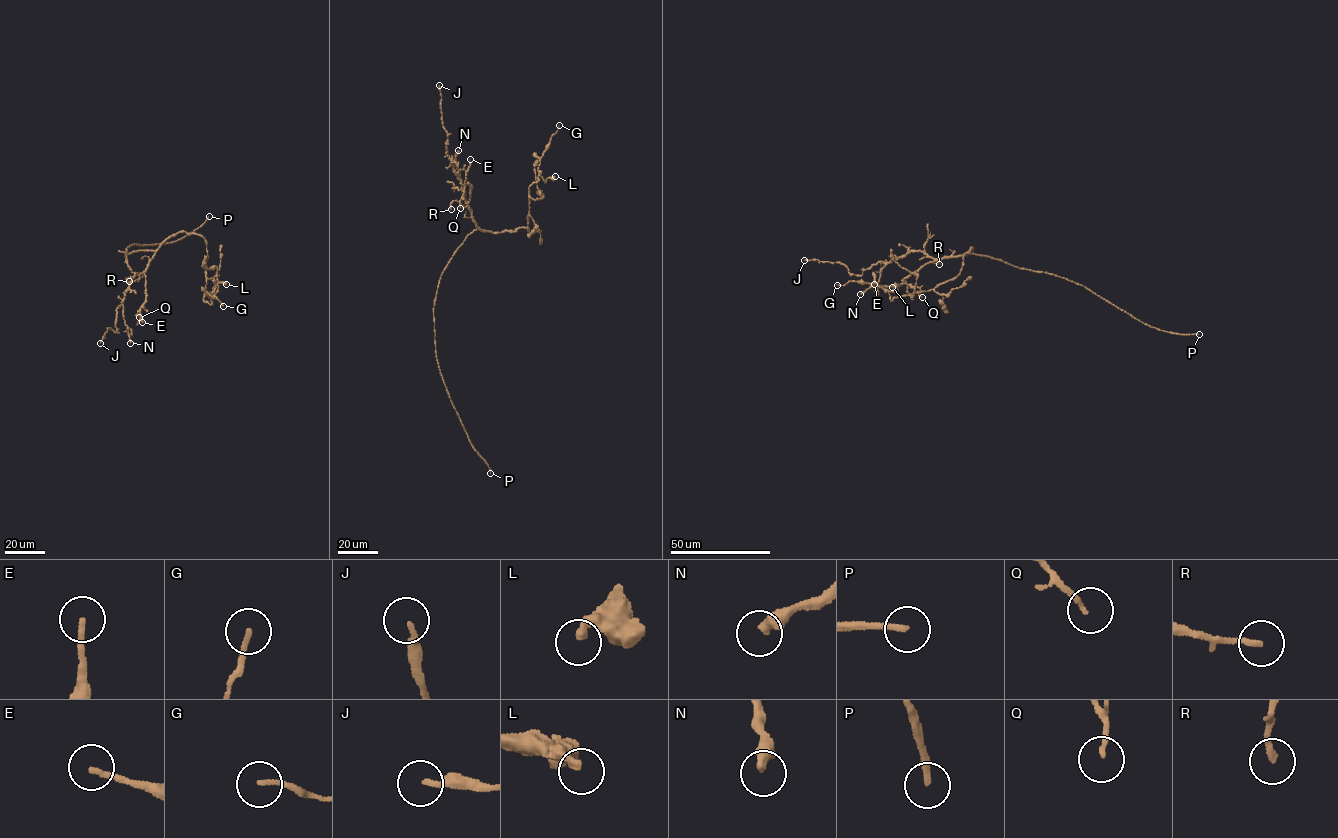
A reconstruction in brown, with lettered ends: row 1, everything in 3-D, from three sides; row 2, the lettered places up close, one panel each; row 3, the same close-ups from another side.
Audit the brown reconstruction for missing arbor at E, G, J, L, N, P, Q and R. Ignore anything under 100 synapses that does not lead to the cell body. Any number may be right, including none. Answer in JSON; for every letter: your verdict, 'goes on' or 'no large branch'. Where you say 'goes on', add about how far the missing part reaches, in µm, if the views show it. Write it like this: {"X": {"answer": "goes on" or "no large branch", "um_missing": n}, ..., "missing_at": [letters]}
{"E": {"answer": "no large branch"}, "G": {"answer": "no large branch"}, "J": {"answer": "no large branch"}, "L": {"answer": "no large branch"}, "N": {"answer": "no large branch"}, "P": {"answer": "goes on", "um_missing": 70}, "Q": {"answer": "no large branch"}, "R": {"answer": "no large branch"}, "missing_at": ["P"]}

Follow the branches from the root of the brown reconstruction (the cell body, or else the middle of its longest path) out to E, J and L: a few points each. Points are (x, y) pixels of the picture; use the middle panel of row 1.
E: (456, 250), (477, 228), (469, 207), (471, 185), (465, 184), (470, 159)
J: (456, 250), (477, 225), (463, 193), (460, 176), (455, 172), (447, 154), (447, 133), (442, 124), (439, 85)
L: (456, 250), (478, 228), (497, 233), (522, 227), (528, 231), (529, 186), (539, 175), (545, 182), (555, 176)

